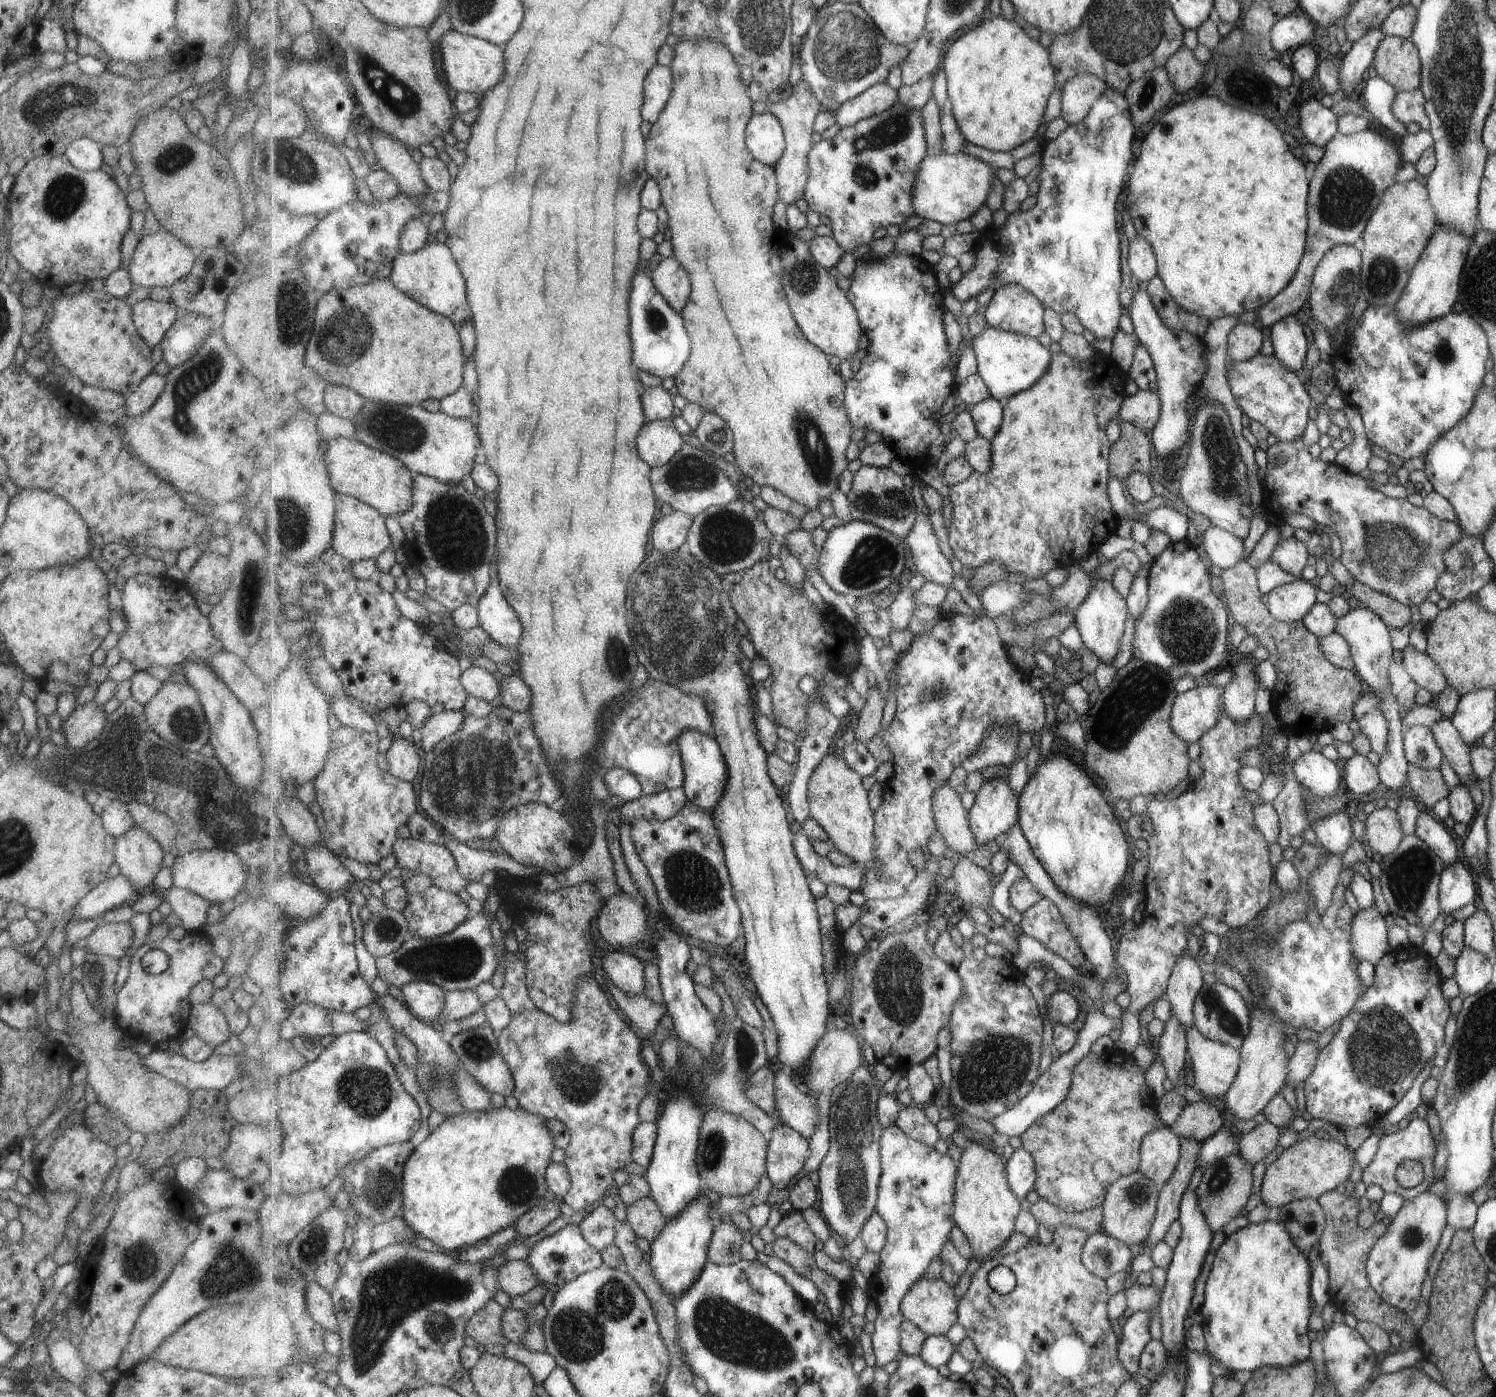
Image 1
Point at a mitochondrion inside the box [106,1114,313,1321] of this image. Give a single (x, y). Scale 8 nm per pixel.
(235, 1266)

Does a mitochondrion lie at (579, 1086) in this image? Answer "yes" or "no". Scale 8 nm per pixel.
yes

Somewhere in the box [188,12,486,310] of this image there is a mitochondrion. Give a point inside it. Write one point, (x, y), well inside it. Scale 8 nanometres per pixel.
(396, 96)

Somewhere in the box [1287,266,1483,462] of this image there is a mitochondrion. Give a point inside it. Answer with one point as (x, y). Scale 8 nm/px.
(1443, 351)

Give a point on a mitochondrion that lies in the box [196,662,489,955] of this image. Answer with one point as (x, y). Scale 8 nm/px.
(387, 929)

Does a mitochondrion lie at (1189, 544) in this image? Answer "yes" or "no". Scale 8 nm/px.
no

